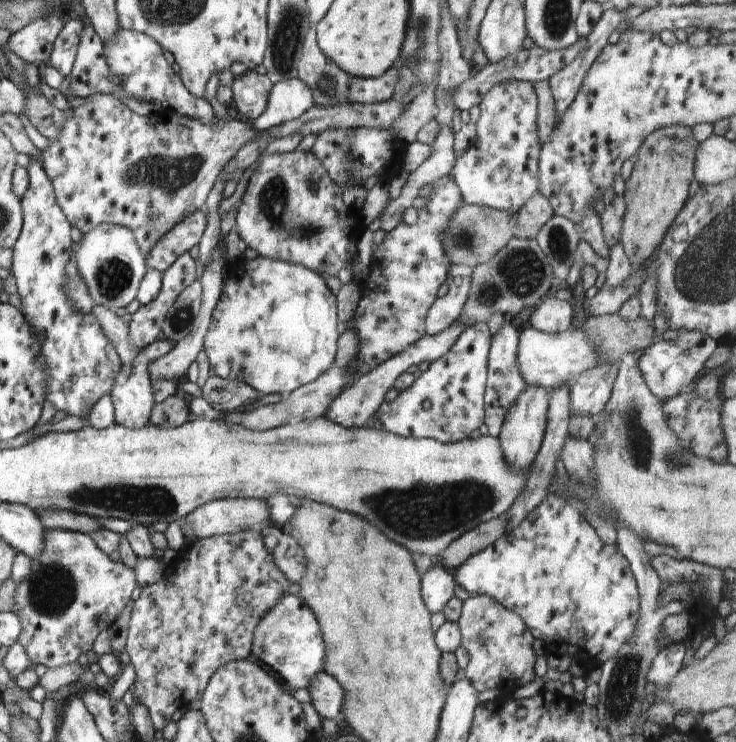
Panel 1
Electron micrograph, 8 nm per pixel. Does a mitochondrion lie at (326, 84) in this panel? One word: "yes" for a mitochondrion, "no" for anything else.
yes

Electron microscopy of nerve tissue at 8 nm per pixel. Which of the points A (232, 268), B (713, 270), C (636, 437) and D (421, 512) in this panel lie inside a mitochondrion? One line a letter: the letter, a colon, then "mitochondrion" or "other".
A: other
B: mitochondrion
C: mitochondrion
D: mitochondrion

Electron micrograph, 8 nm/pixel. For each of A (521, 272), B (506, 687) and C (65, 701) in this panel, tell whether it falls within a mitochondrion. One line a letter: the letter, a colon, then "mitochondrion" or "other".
A: mitochondrion
B: other
C: other

